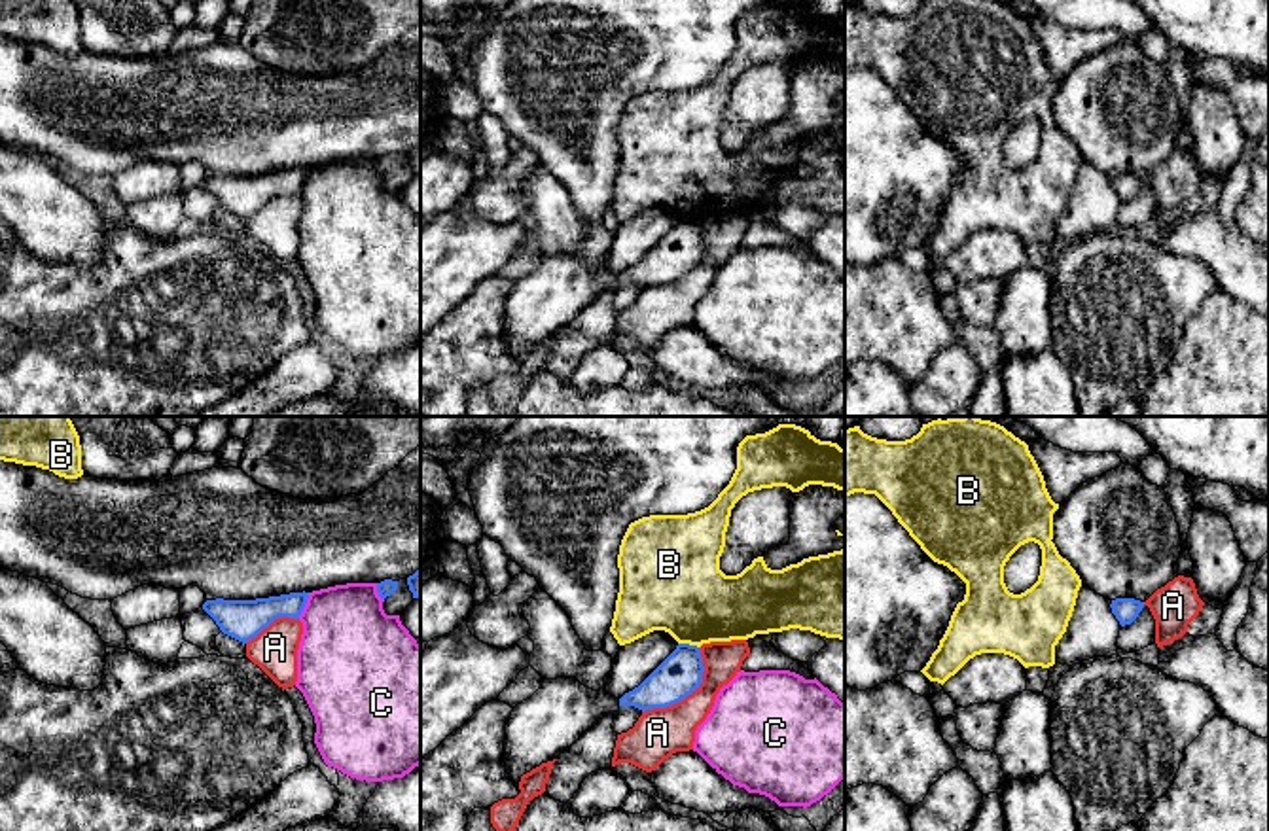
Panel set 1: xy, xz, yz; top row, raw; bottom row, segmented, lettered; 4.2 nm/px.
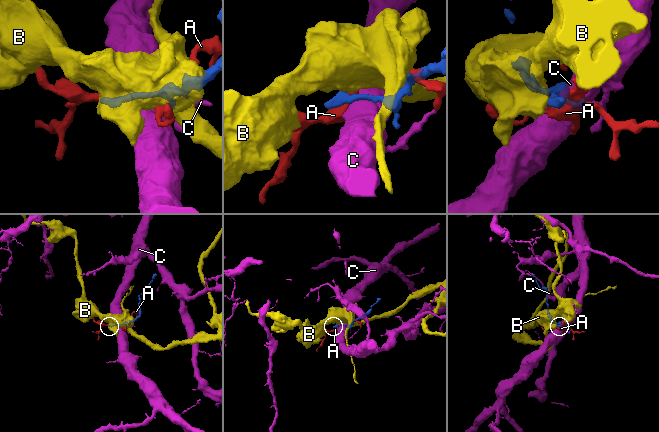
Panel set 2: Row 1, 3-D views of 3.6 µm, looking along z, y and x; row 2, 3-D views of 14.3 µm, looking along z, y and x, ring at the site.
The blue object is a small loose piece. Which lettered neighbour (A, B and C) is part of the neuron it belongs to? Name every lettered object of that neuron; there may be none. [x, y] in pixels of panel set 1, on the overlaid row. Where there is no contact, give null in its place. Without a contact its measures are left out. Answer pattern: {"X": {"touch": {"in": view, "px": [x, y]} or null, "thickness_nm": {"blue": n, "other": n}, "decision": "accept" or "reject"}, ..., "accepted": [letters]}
{"A": {"touch": {"in": "xz", "px": [688, 693]}, "thickness_nm": {"blue": 180, "other": 200}, "decision": "reject"}, "B": {"touch": {"in": "xz", "px": [688, 644]}, "thickness_nm": {"blue": 180, "other": 380}, "decision": "reject"}, "C": {"touch": {"in": "xy", "px": [303, 606]}, "thickness_nm": {"blue": 160, "other": 400}, "decision": "reject"}, "accepted": []}

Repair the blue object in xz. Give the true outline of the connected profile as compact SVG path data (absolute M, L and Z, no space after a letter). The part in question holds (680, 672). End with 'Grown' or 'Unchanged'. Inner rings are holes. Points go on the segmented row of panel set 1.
M678 644L638 687L621 698L604 689L593 691L576 678L544 680L542 687L517 704L506 721L504 763L513 786L521 793L523 774L557 759L585 731L621 706L646 712L684 700L699 689L703 672L701 649Z. Grown

